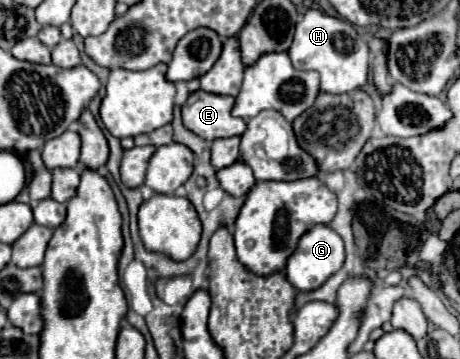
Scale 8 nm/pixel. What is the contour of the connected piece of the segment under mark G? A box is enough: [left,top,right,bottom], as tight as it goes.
[285,224,345,292]

